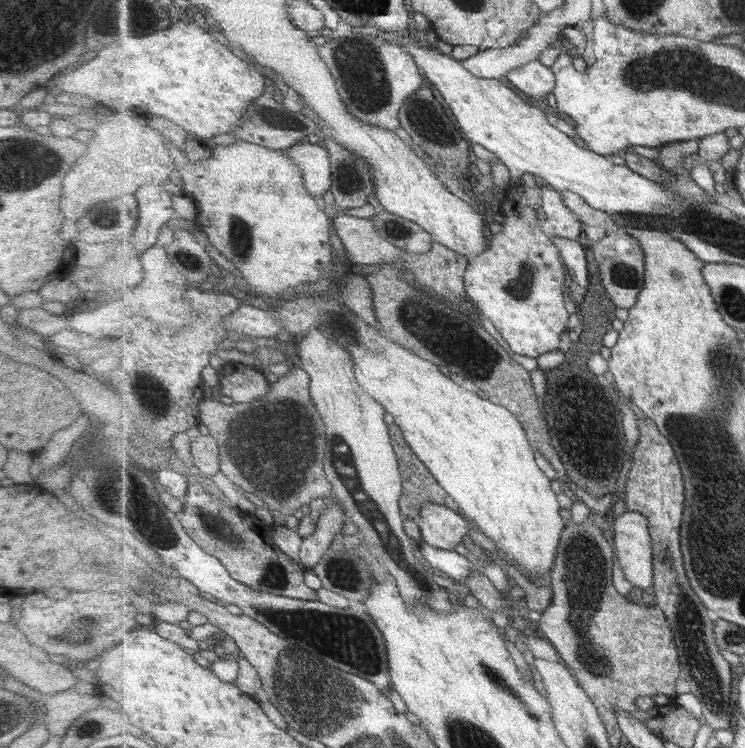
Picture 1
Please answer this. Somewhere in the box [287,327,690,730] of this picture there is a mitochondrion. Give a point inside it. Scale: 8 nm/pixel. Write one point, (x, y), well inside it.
(586, 588)

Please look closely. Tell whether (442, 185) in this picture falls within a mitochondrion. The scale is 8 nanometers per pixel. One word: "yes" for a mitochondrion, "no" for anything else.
no

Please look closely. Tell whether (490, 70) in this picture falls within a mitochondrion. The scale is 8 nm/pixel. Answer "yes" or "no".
no

